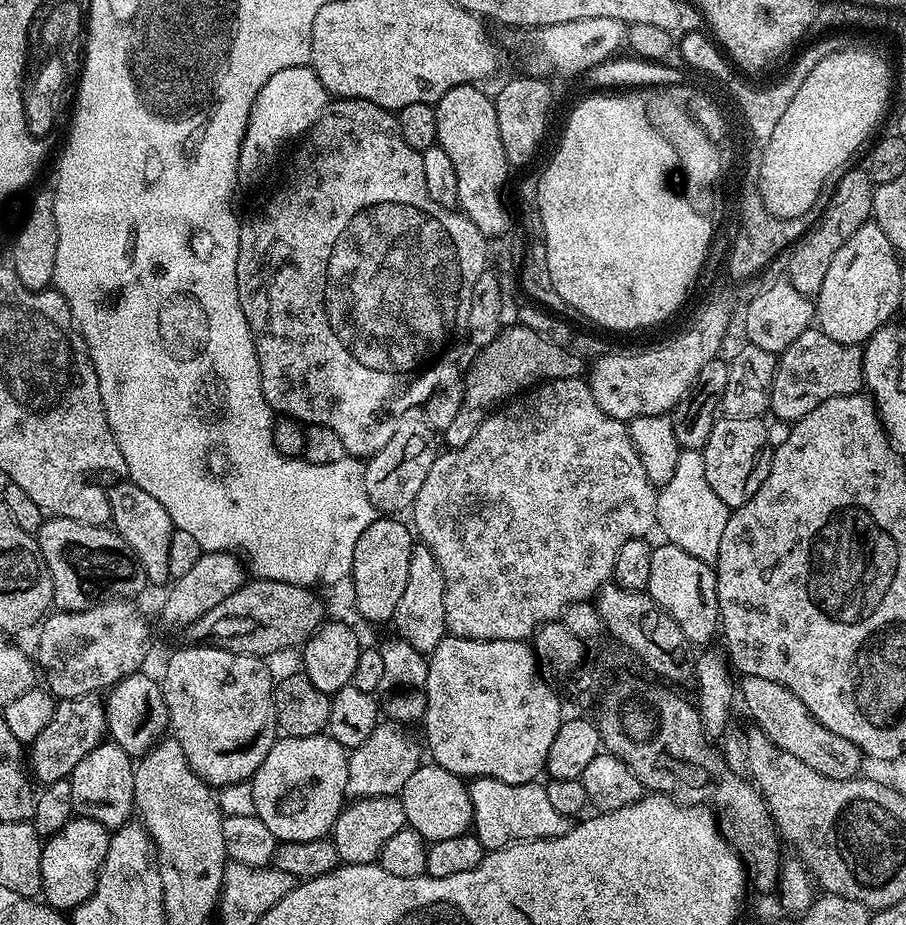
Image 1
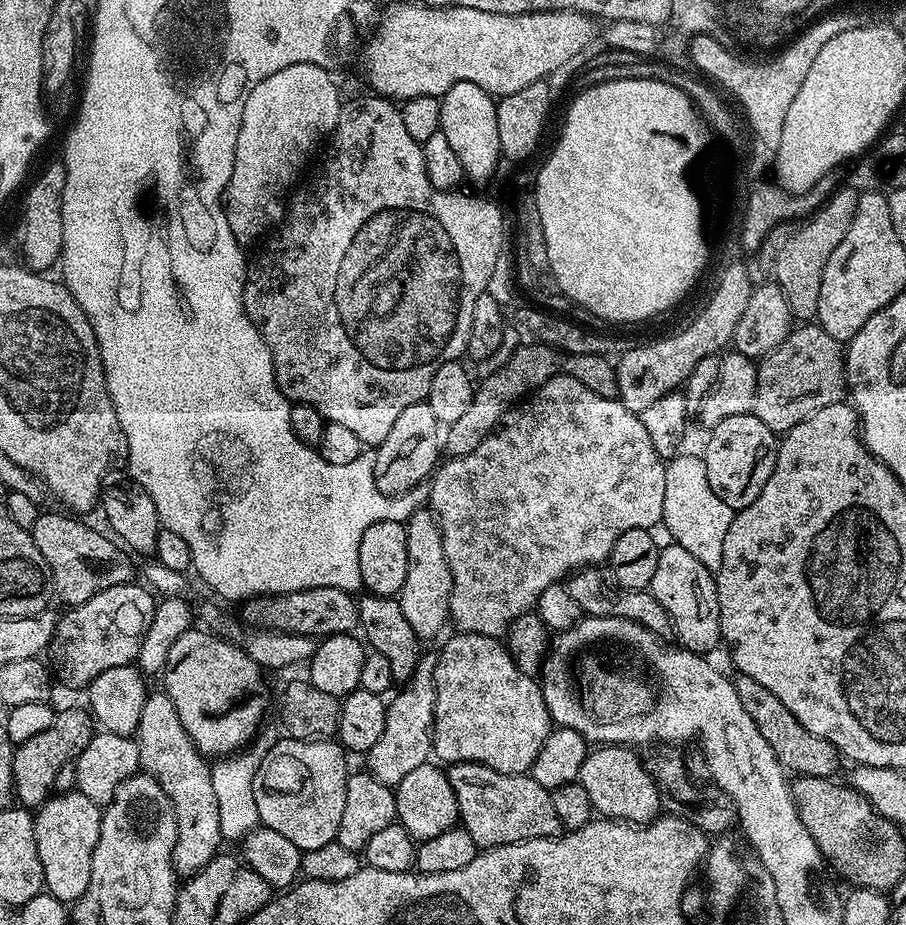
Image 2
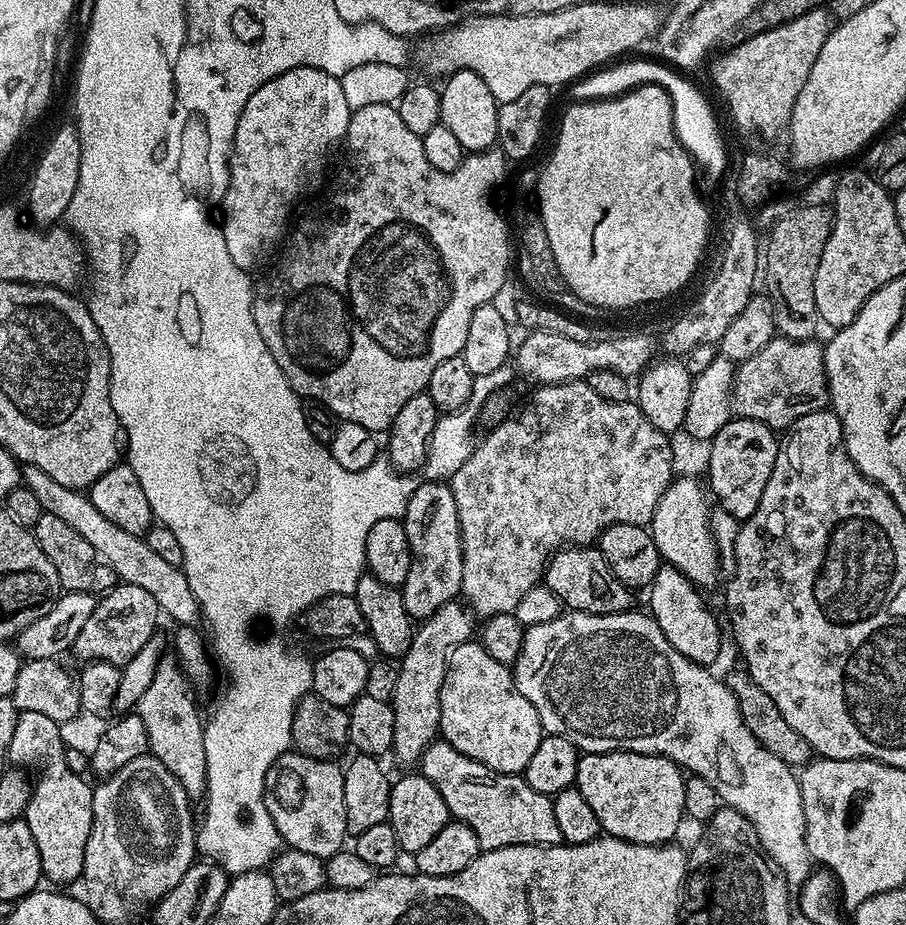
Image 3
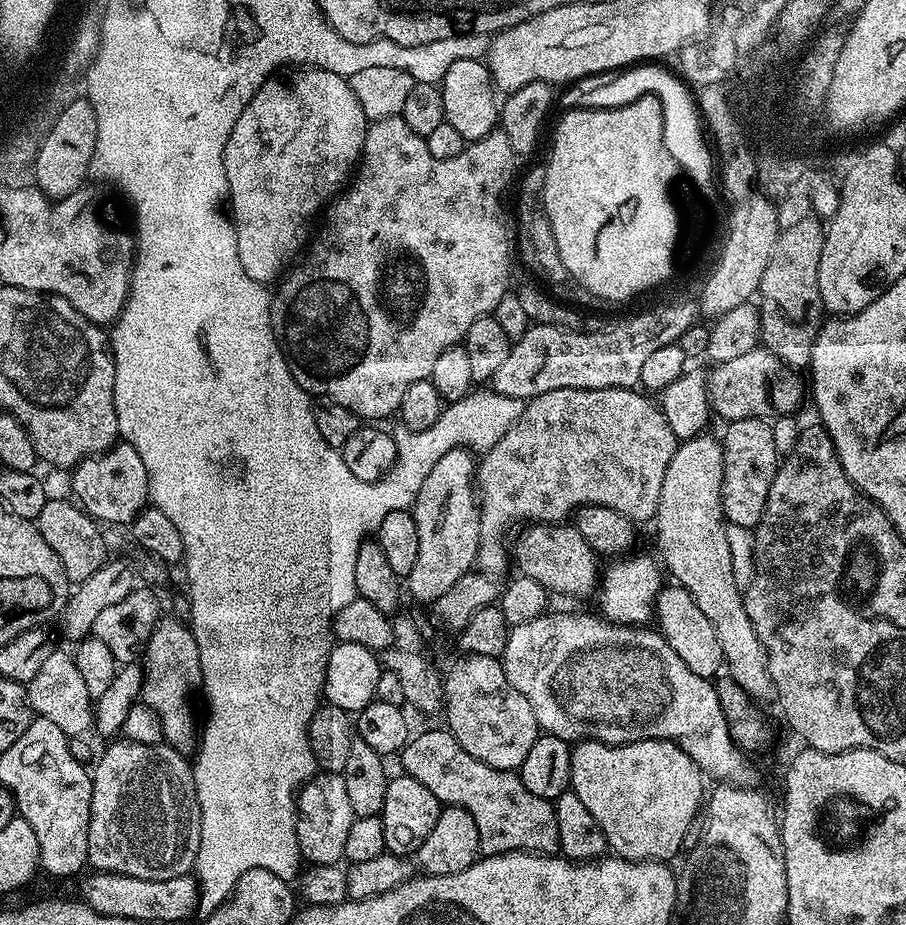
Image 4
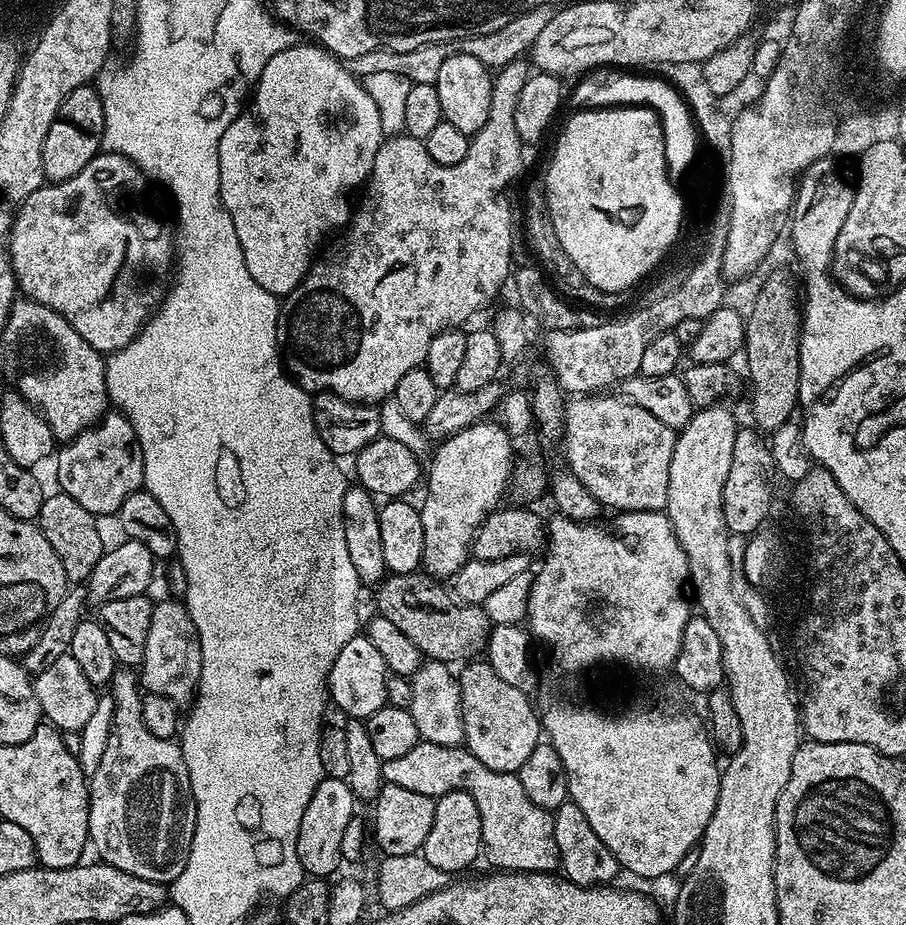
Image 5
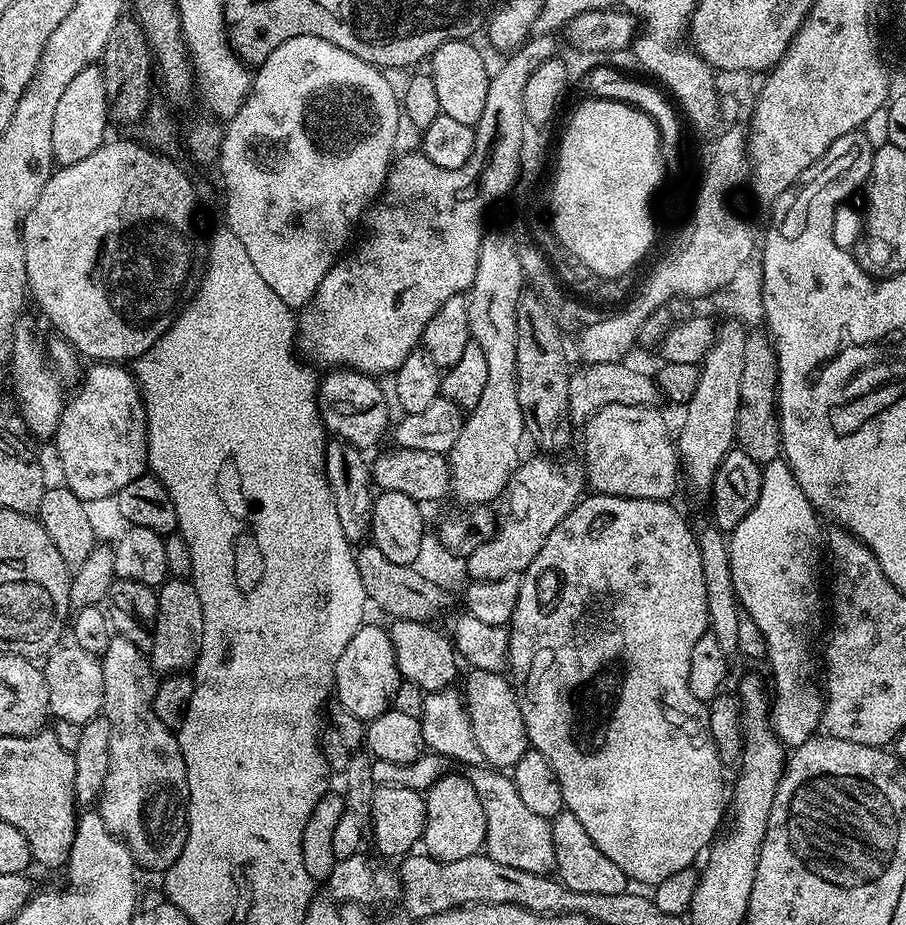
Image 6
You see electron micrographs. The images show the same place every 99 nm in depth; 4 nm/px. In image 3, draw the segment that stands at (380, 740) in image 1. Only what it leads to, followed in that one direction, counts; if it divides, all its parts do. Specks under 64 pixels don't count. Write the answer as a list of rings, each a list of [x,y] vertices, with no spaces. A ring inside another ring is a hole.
[[[449,602],[438,606],[413,631],[406,654],[399,657],[398,686],[391,698],[394,710],[394,740],[392,752],[404,764],[415,765],[423,757],[440,730],[440,691],[446,678],[446,666],[454,649],[473,639],[474,616],[463,603]]]

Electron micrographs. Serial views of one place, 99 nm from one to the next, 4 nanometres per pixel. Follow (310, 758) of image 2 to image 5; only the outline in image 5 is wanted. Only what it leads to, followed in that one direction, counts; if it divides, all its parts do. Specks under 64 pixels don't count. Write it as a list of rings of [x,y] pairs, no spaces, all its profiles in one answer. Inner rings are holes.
[[[325,778],[314,790],[306,814],[302,814],[302,826],[298,834],[298,862],[302,862],[305,873],[312,878],[328,878],[342,864],[342,833],[354,819],[352,812],[358,807],[347,780]]]

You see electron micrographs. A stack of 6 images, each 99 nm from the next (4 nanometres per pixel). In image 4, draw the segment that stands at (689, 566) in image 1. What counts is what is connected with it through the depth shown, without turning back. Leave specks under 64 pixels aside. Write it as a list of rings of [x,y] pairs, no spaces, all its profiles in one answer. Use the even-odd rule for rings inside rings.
[[[668,582],[661,587],[659,595],[656,596],[654,618],[656,622],[660,622],[658,631],[670,646],[670,650],[674,650],[674,654],[678,654],[682,662],[686,662],[686,667],[693,674],[707,680],[721,675],[725,663],[722,645],[718,643],[718,634],[714,634],[714,626],[710,626],[706,614],[698,610],[694,598],[690,598],[690,594],[682,585]]]

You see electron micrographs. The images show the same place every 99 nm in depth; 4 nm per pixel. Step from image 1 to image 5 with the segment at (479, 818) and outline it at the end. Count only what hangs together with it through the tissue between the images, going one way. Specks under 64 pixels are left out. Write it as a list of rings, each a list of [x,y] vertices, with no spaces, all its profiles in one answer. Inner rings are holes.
[[[421,739],[407,754],[399,758],[384,761],[382,774],[385,781],[394,786],[402,786],[406,790],[414,790],[417,794],[426,794],[433,798],[445,796],[447,792],[465,792],[478,802],[478,814],[482,818],[483,859],[489,860],[496,870],[506,872],[547,872],[555,873],[560,866],[558,842],[554,842],[554,822],[552,812],[542,806],[534,806],[530,798],[526,798],[526,790],[522,790],[522,782],[515,772],[495,772],[490,766],[482,766],[478,758],[468,751],[467,747],[454,745],[435,745],[434,742]]]

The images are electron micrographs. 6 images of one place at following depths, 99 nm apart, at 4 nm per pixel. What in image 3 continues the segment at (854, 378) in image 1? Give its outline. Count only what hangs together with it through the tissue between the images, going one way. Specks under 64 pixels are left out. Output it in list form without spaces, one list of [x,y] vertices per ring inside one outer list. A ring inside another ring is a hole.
[[[777,335],[754,358],[746,358],[736,364],[736,377],[732,383],[732,410],[741,420],[757,420],[773,430],[786,430],[802,414],[819,412],[829,407],[828,379],[824,365],[823,347],[815,339],[788,340]]]

